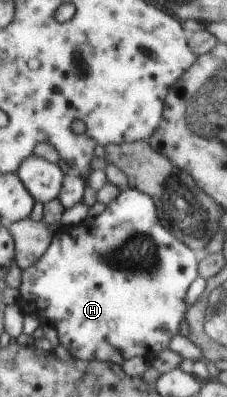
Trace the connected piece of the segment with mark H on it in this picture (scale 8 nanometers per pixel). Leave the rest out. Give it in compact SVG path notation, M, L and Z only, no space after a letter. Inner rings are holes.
M134 188L121 189L120 193L114 201L111 201L102 213L97 217L89 217L81 224L69 227L67 229L61 227L53 233L53 239L50 241L50 246L43 253L42 257L34 262L29 268L21 270L20 285L18 286L19 297L21 297L21 307L23 309L31 309L29 303L33 301L33 309L37 305L37 313L43 315L49 323L53 323L55 332L58 338L58 343L69 351L71 358L80 361L98 360L99 362L108 362L121 366L125 360L133 357L141 357L146 360L151 360L151 355L157 355L161 349L165 349L169 345L169 341L179 333L181 319L185 313L184 298L189 288L189 285L197 277L197 259L193 255L191 249L185 247L185 243L179 243L177 237L171 237L157 221L155 217L155 207L153 201L146 194L135 190Z

